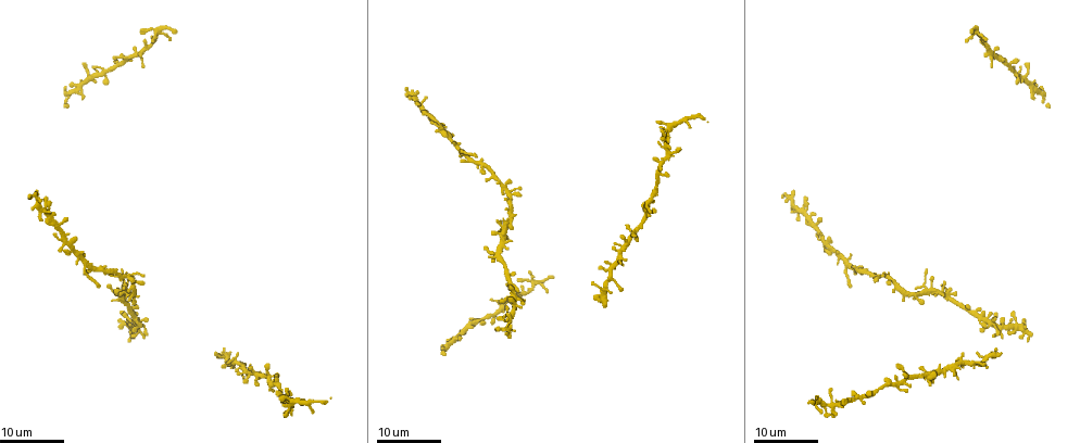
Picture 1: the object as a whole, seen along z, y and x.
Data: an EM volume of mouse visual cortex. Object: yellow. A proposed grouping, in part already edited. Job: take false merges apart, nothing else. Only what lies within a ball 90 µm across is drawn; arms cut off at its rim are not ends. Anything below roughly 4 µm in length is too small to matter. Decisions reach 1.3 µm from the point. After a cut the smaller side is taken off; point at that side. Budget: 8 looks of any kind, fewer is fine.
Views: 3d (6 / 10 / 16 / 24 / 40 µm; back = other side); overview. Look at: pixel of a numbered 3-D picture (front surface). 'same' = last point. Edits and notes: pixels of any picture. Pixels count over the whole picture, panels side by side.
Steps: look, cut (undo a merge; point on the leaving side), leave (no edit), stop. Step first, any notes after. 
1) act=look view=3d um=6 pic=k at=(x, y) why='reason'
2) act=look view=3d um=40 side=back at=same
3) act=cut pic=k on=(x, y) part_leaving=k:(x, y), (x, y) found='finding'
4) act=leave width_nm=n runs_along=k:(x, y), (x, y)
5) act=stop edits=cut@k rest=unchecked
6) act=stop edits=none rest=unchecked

act=look view=3d um=24 pic=1 at=(515, 306) why='looks like a crossing'

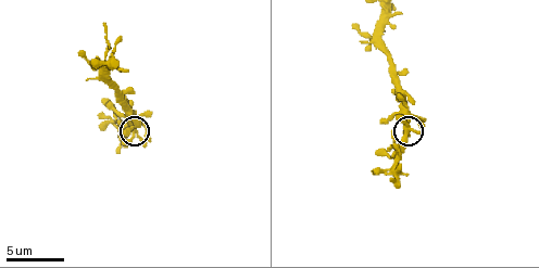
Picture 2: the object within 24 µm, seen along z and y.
act=look view=3d um=10 pic=2 at=(410, 127) why='zoom in'

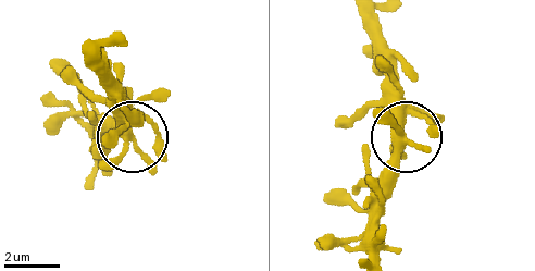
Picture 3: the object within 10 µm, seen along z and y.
act=leave side_arm_um=6 found='continuous, no second neuron'

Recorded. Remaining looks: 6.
act=look view=3d um=16 pic=2 at=(379, 49) why='two arms in line, one across'

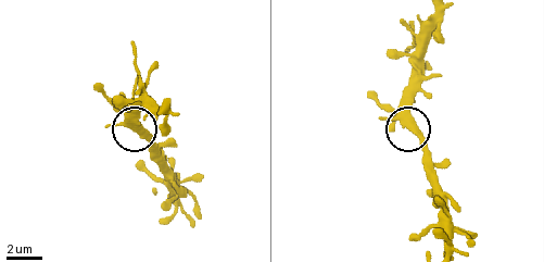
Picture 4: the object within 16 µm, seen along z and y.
act=leave arms=3 found='all the same neuron'

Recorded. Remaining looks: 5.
act=look view=3d um=16 pic=2 at=(113, 56) why='four or more arms meet'

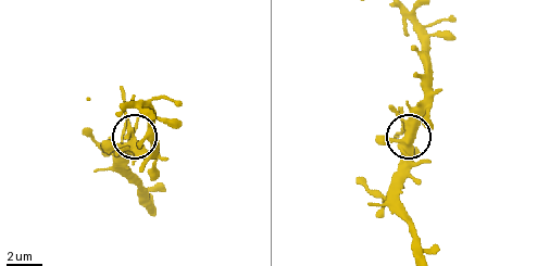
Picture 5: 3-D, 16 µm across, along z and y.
act=leave found='continuous, no second neuron'

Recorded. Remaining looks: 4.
act=look view=3d um=24 pic=1 at=(523, 292) why='two arms in line, one across'

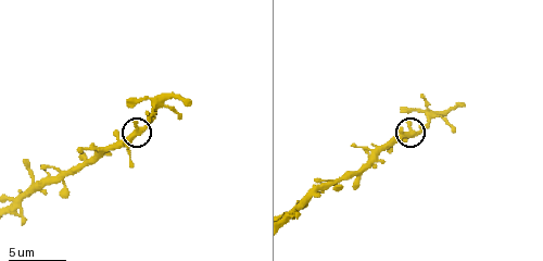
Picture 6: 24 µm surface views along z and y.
act=look view=3d um=10 pic=6 at=(414, 133)

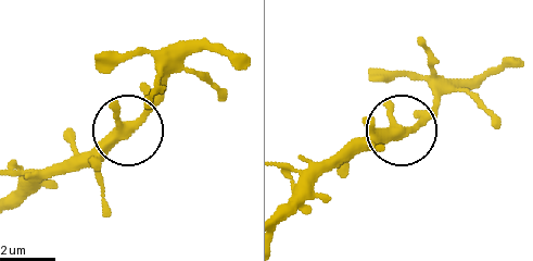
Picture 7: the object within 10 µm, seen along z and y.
act=leave found='continuous, no second neuron'

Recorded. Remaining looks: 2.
act=stop edits=none rest=unchecked

